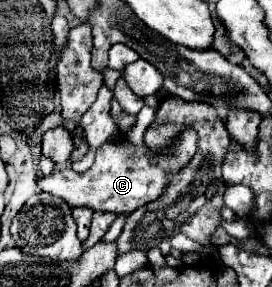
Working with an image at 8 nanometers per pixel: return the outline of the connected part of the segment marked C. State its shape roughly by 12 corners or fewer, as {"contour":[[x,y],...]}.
{"contour":[[183,128],[157,152],[129,138],[97,148],[79,174],[39,188],[71,208],[131,214],[163,196],[195,156]]}

